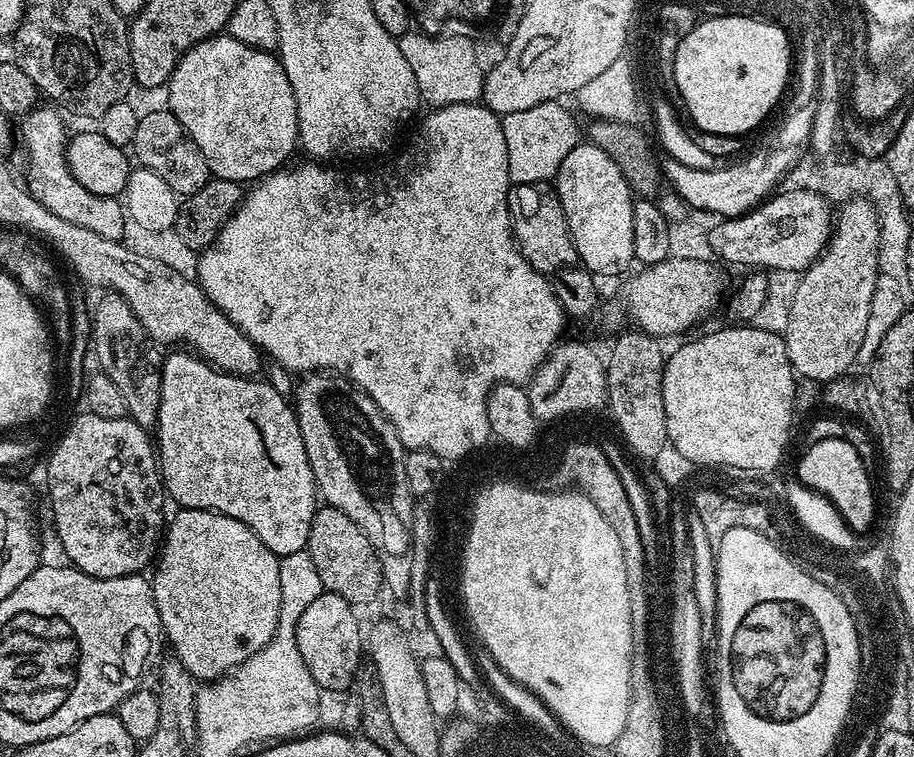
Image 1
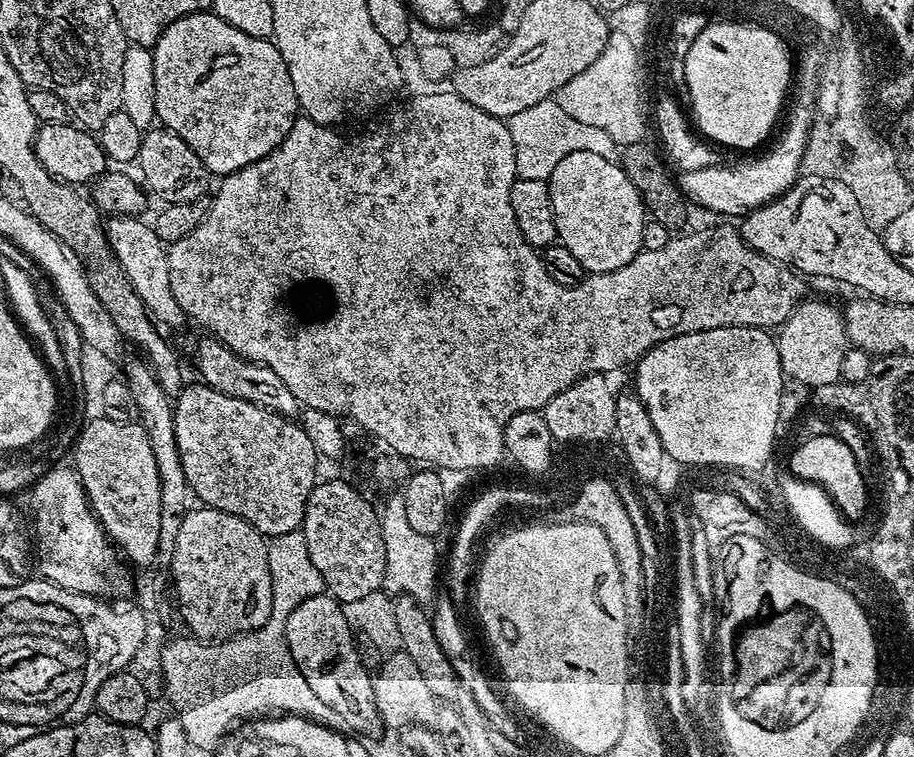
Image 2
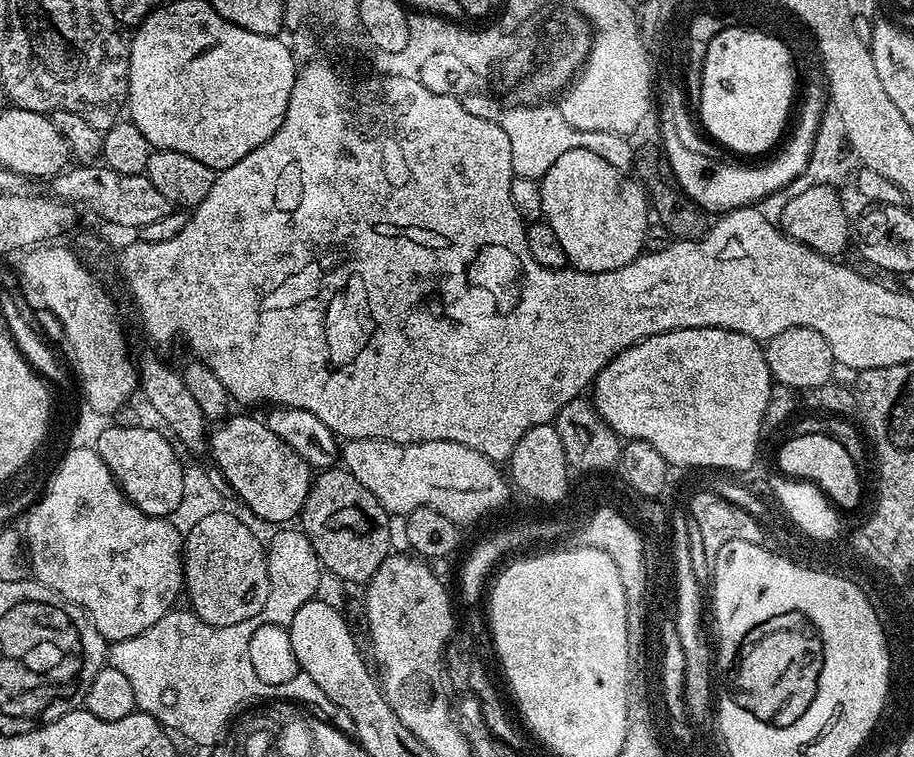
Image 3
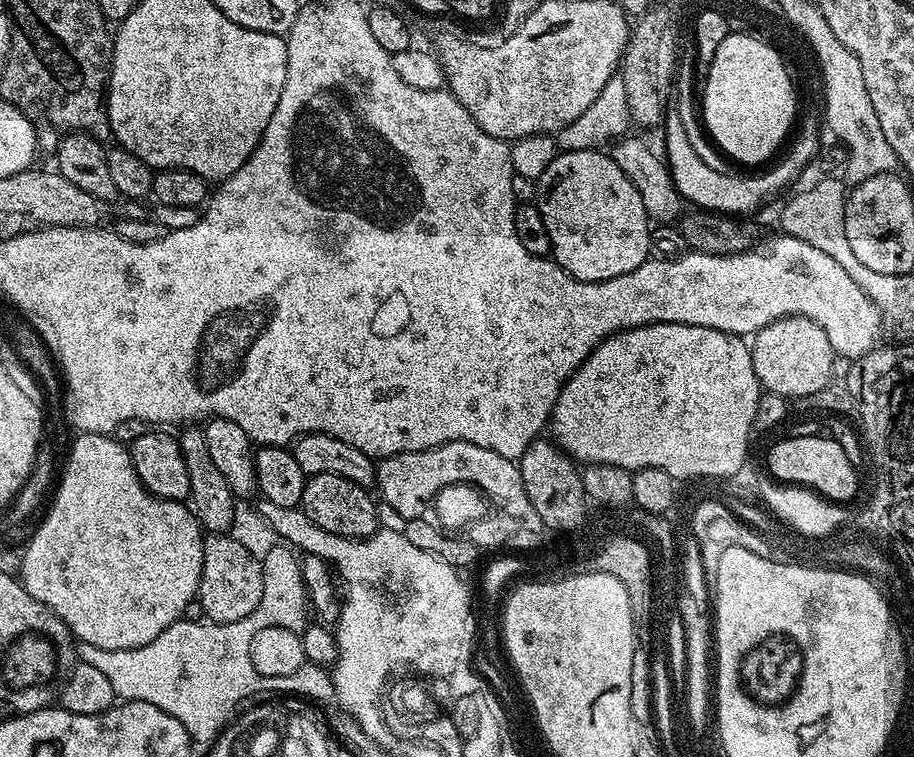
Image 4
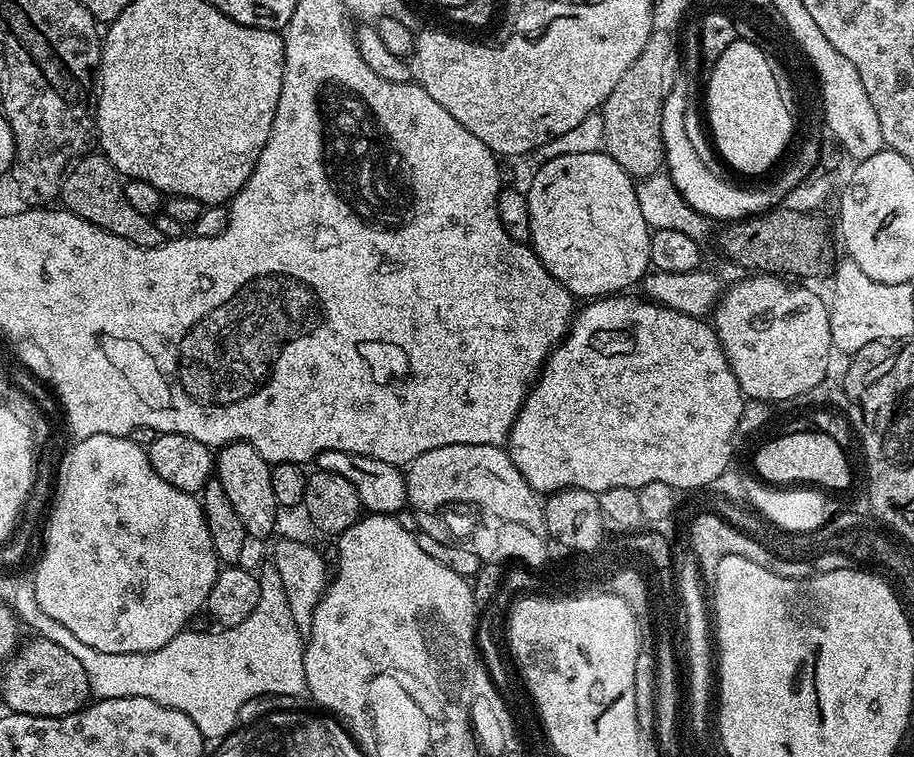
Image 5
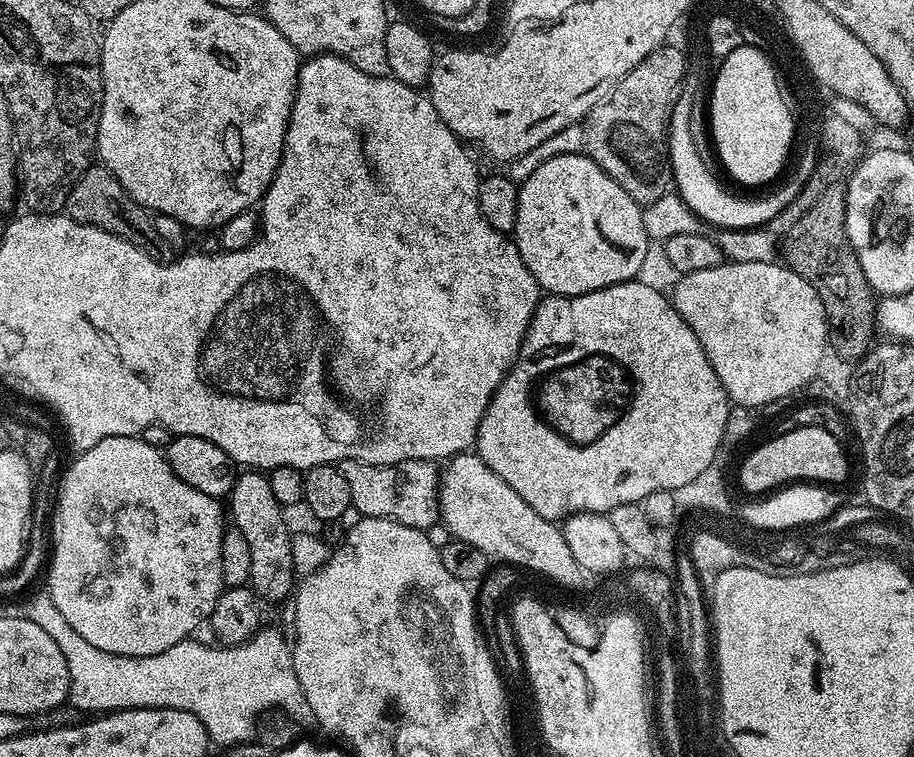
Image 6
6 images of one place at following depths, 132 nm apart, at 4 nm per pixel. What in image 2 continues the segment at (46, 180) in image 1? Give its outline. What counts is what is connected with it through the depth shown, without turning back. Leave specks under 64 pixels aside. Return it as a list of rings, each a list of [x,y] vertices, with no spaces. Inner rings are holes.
[[[113,216],[107,221],[106,231],[108,244],[116,256],[116,261],[122,266],[130,286],[134,286],[134,294],[142,298],[153,321],[165,329],[180,328],[186,324],[182,306],[178,306],[174,290],[170,286],[168,248],[164,240],[158,238],[155,227],[149,221],[147,224],[140,216]]]

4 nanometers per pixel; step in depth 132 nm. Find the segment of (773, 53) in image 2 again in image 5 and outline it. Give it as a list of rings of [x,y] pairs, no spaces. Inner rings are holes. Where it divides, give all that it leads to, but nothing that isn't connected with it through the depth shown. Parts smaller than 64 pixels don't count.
[[[743,39],[736,40],[722,53],[716,64],[711,65],[706,92],[706,124],[717,152],[724,157],[729,169],[756,176],[764,172],[788,148],[787,139],[792,136],[792,116],[779,93],[778,83],[771,69],[769,53]]]

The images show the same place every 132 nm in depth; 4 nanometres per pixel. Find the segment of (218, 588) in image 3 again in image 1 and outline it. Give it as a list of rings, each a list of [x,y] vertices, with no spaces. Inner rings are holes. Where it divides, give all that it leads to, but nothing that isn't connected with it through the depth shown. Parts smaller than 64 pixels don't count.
[[[180,508],[177,513],[173,520],[171,517],[170,523],[162,536],[162,547],[159,549],[158,559],[154,564],[156,573],[151,573],[150,576],[152,593],[154,594],[154,602],[158,606],[163,635],[166,637],[166,640],[172,643],[172,652],[175,658],[180,660],[182,666],[186,666],[186,670],[193,680],[197,682],[211,682],[219,680],[222,676],[229,675],[232,669],[249,660],[254,654],[258,654],[258,650],[262,650],[272,641],[272,636],[275,634],[276,627],[280,621],[280,607],[282,606],[282,582],[278,578],[280,557],[274,555],[264,545],[262,538],[258,538],[258,534],[254,534],[254,530],[250,530],[250,526],[238,522],[238,518],[223,516],[220,512],[208,512],[205,508]]]

